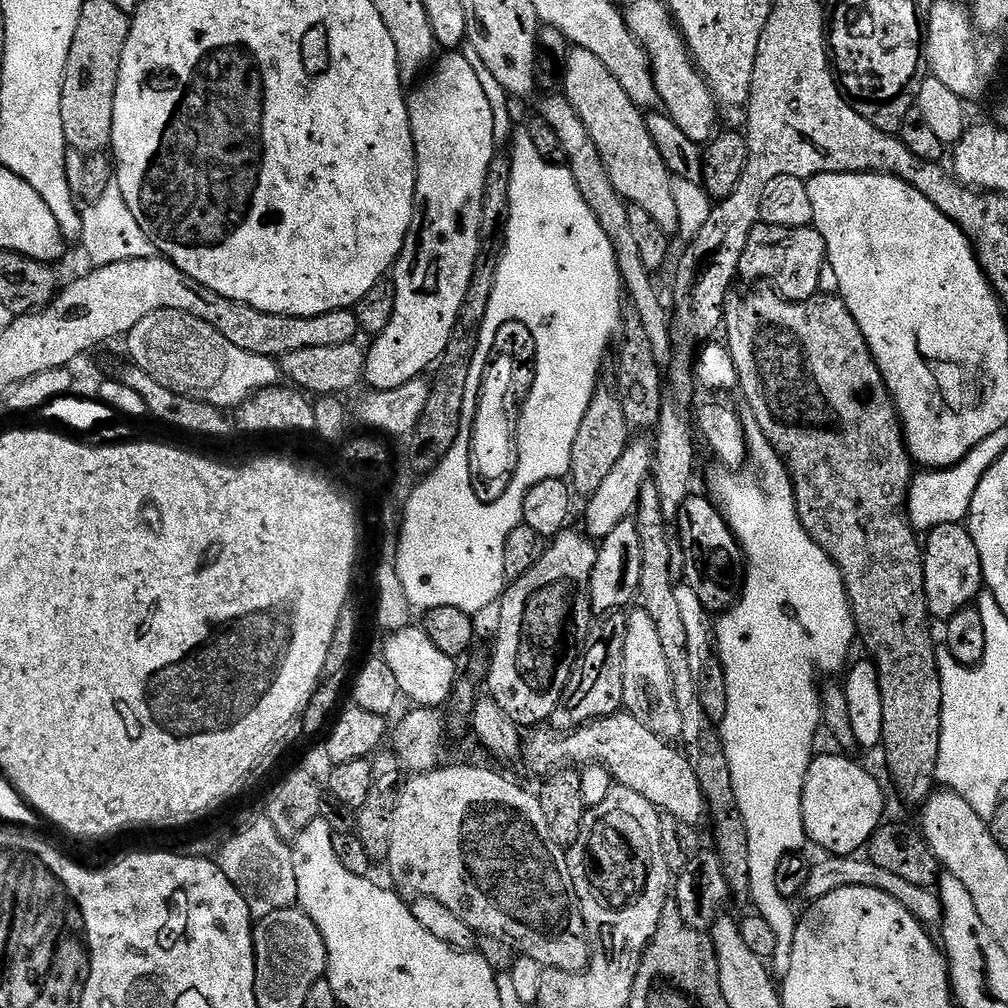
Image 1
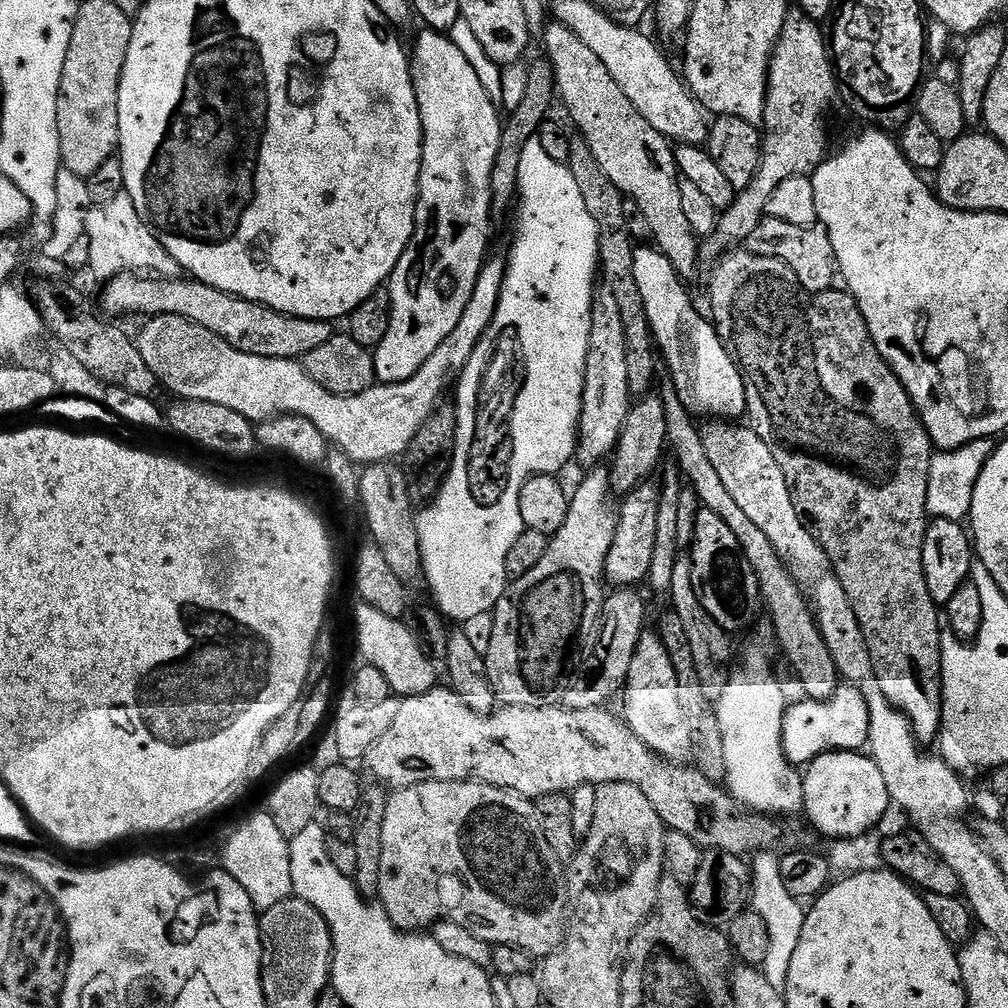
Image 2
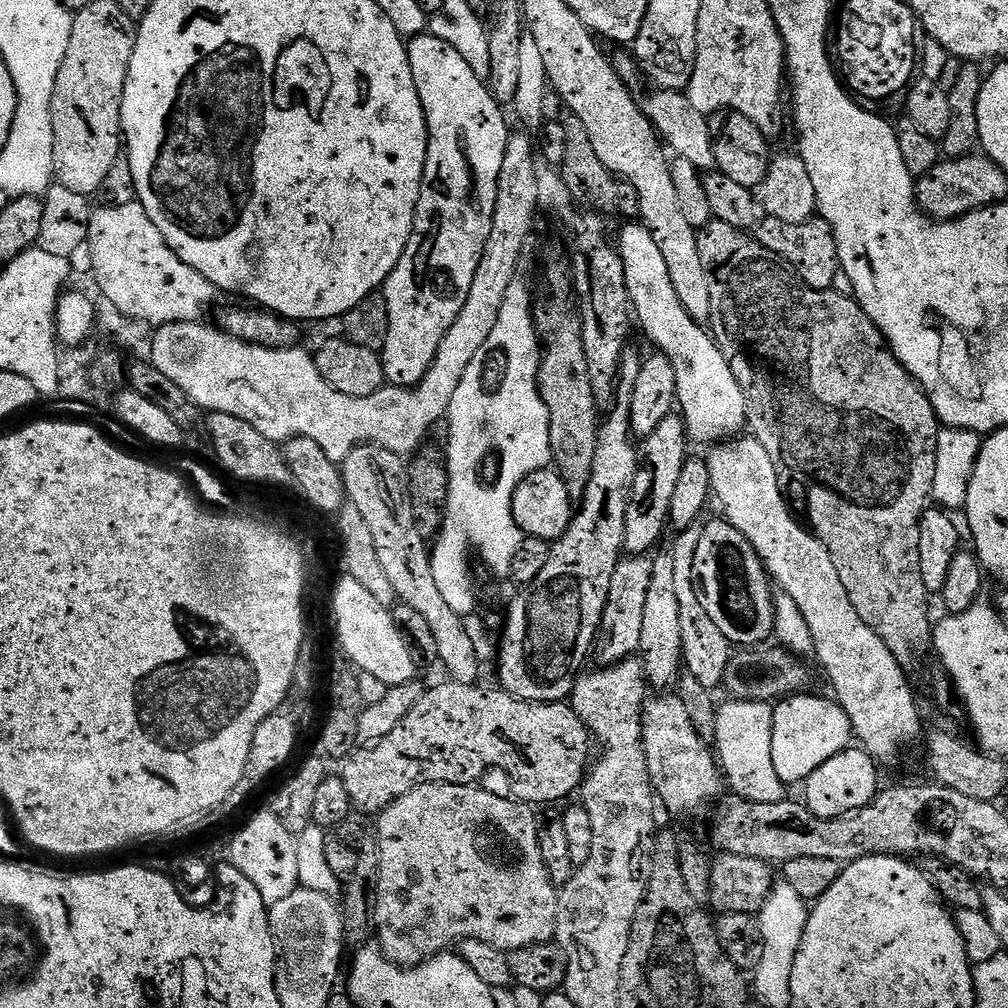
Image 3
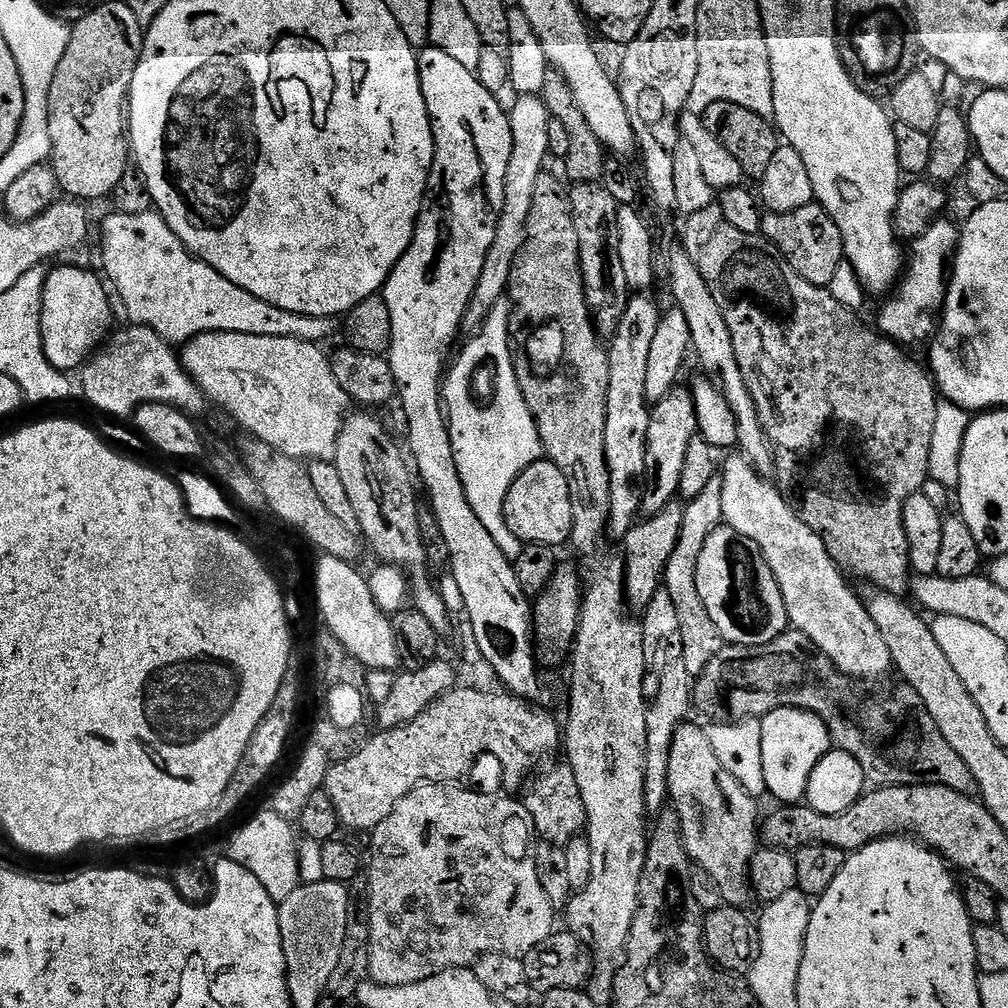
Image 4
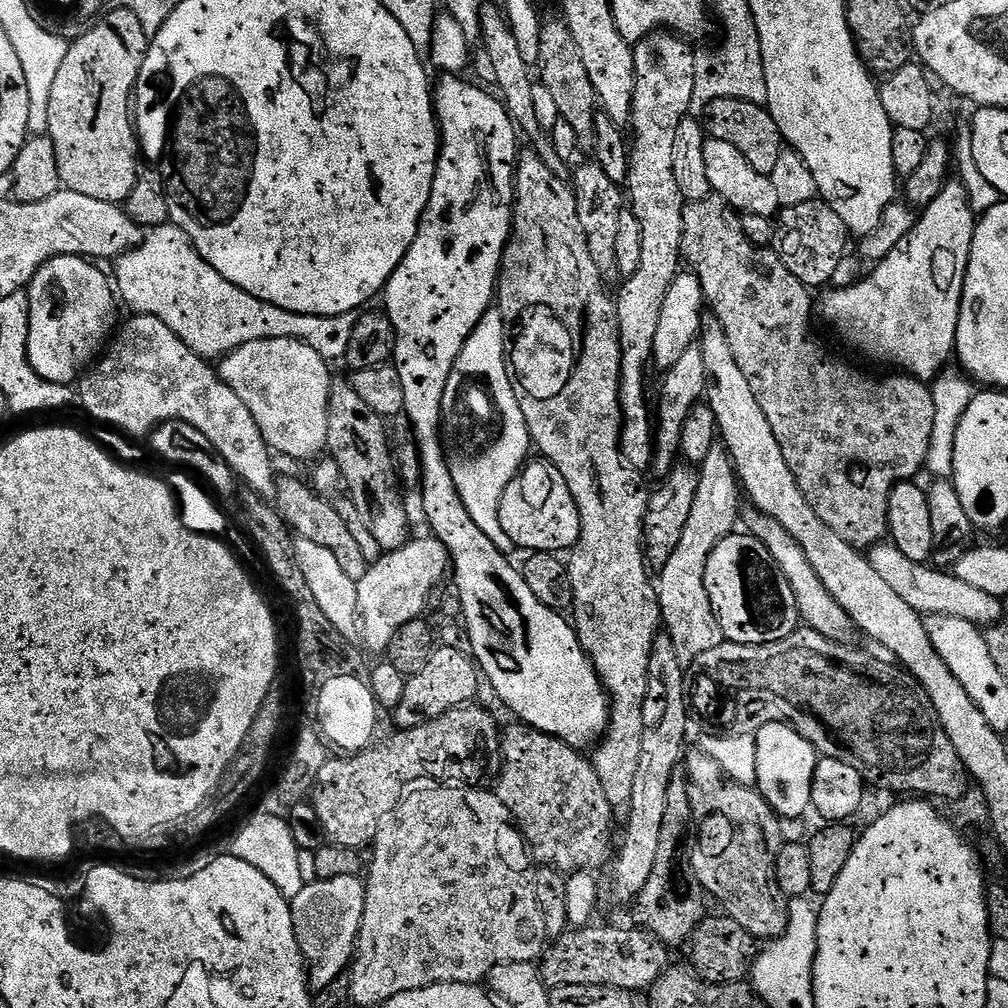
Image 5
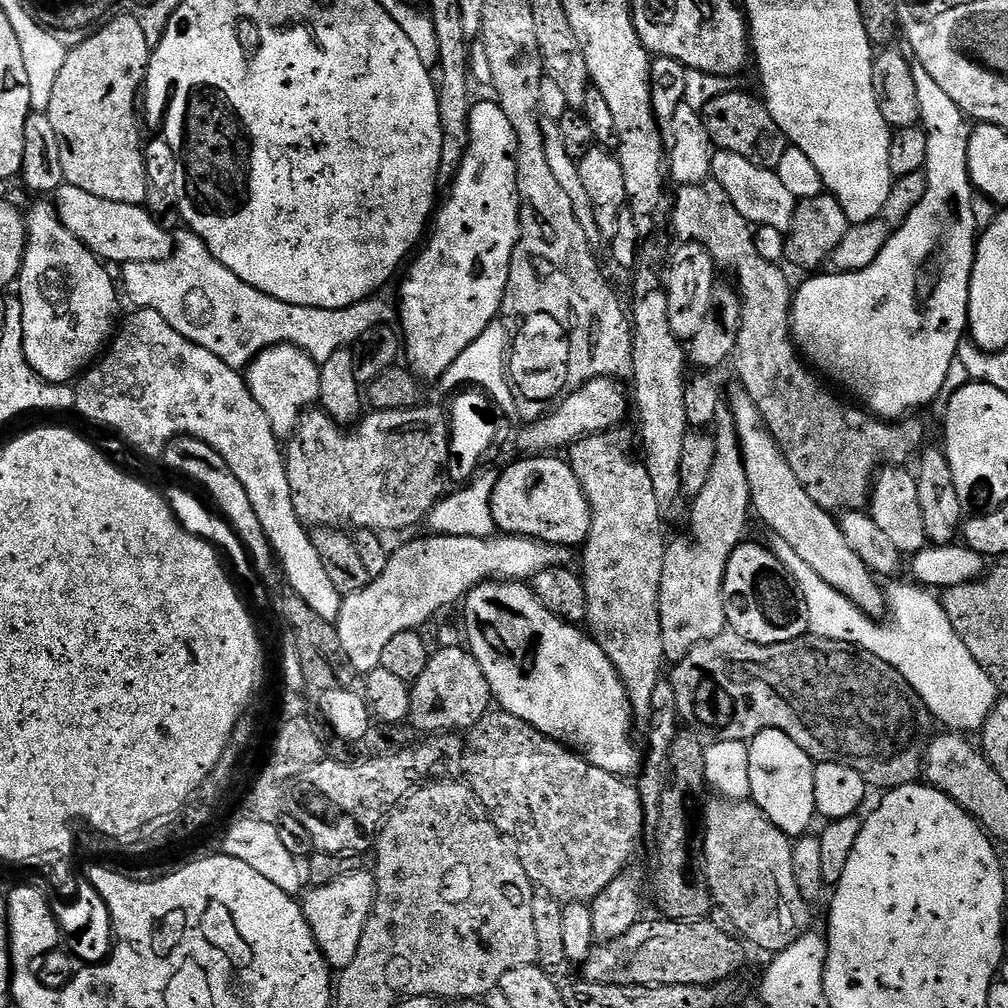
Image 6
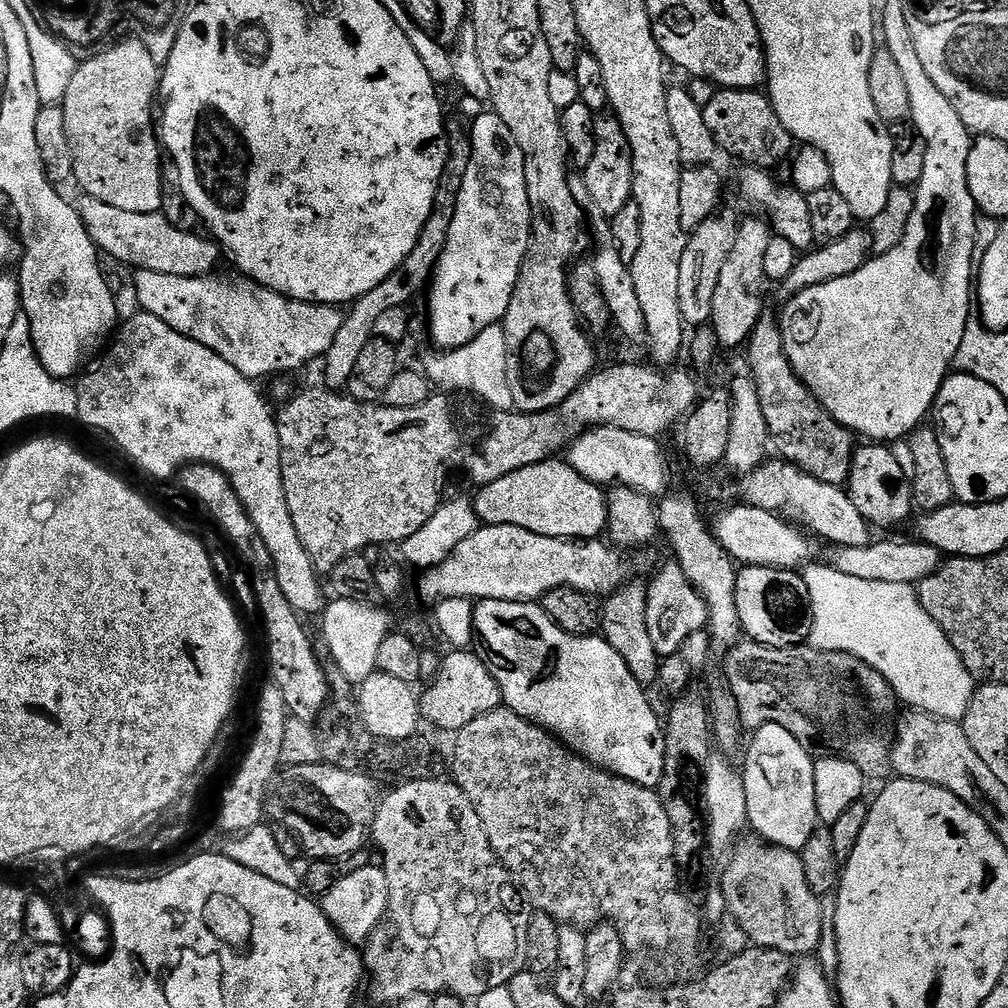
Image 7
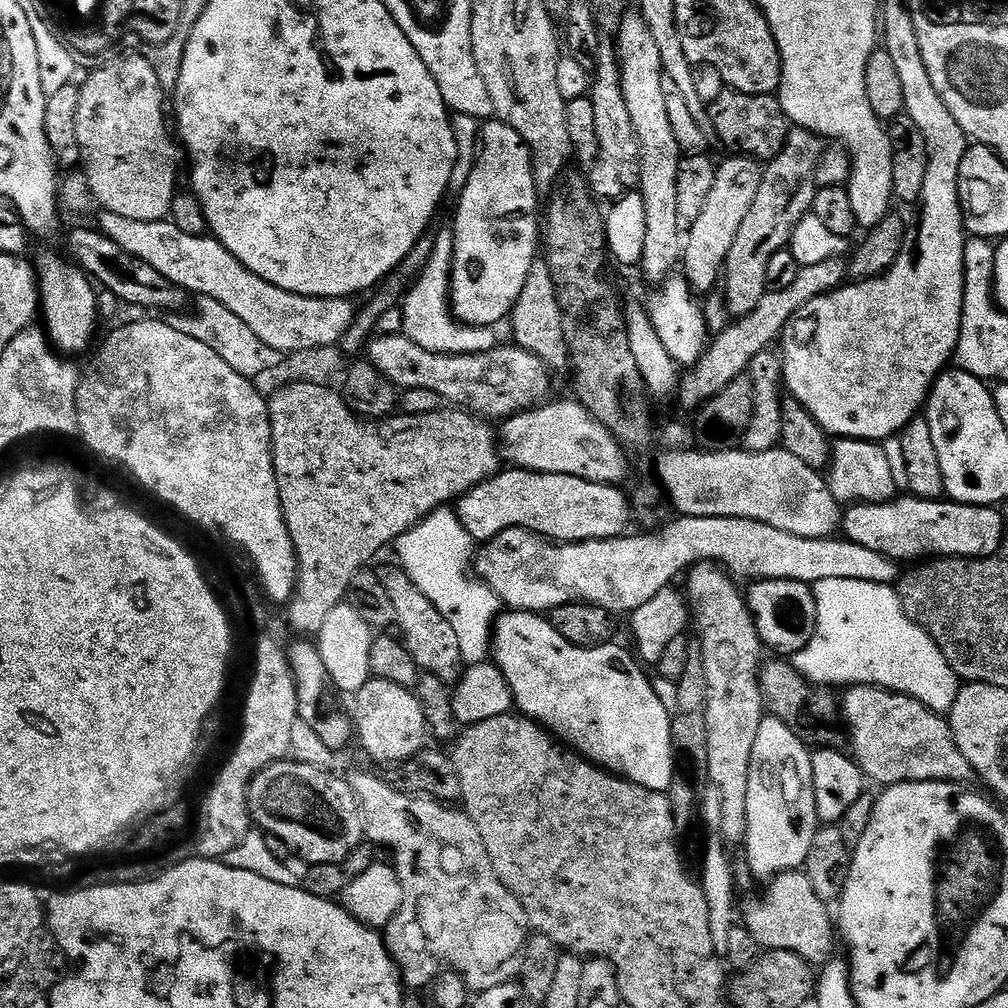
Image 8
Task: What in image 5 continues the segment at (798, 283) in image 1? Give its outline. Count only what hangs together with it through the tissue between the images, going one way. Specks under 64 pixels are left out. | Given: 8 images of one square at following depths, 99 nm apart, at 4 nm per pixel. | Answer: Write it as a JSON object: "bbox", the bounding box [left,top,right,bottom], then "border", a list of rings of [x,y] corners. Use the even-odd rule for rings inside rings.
{"bbox":[774,198,850,290],"border":[[[817,198],[802,202],[802,206],[781,207],[775,226],[774,250],[782,258],[786,270],[790,270],[790,274],[794,274],[794,278],[798,278],[798,282],[802,282],[810,290],[831,285],[831,280],[835,278],[836,271],[844,260],[850,233],[842,218],[834,214],[829,204]]]}

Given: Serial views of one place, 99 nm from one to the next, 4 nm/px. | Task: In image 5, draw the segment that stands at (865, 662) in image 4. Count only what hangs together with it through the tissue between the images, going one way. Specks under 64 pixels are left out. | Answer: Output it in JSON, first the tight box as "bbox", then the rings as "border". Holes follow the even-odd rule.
{"bbox":[742,508,856,643],"border":[[[748,508],[743,511],[742,522],[743,525],[745,523],[747,526],[745,528],[747,533],[755,537],[756,540],[760,540],[770,550],[775,564],[782,570],[786,580],[790,582],[803,623],[824,637],[831,638],[831,640],[840,643],[851,641],[852,634],[856,632],[852,620],[826,590],[822,580],[818,578],[818,574],[814,572],[814,568],[806,559],[806,554],[803,553],[802,548],[798,546],[794,538],[778,522],[755,508]]]}

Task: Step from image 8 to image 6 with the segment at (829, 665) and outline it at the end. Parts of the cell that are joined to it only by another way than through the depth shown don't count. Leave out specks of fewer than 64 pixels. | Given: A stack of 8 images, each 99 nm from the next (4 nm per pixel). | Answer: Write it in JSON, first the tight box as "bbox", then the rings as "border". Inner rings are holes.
{"bbox":[770,536,998,734],"border":[[[772,536],[770,540],[772,552],[790,570],[794,582],[802,590],[808,607],[808,630],[813,636],[821,636],[834,642],[853,644],[856,648],[874,654],[874,658],[882,658],[920,696],[921,705],[932,712],[948,730],[960,734],[979,733],[988,721],[988,715],[996,705],[998,689],[990,674],[974,662],[974,654],[966,650],[966,642],[954,630],[950,618],[944,612],[944,605],[936,600],[929,589],[914,582],[908,584],[892,584],[886,588],[886,619],[877,622],[867,616],[850,598],[846,598],[834,586],[822,582],[814,570],[784,539]]]}

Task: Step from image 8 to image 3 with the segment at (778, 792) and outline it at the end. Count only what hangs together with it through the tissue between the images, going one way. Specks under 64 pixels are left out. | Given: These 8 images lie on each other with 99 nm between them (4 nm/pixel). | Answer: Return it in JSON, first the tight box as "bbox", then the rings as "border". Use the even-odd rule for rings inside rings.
{"bbox":[772,694,853,786],"border":[[[797,694],[784,699],[772,709],[772,757],[774,770],[785,786],[799,785],[807,780],[822,762],[834,758],[853,743],[850,718],[835,699]]]}

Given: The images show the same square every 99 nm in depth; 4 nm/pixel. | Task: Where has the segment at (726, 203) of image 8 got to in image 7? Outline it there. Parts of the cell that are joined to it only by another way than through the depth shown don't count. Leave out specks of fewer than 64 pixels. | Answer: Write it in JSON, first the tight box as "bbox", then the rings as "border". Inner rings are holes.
{"bbox":[678,212,738,326],"border":[[[723,212],[713,215],[689,235],[686,254],[682,254],[678,306],[682,306],[682,318],[688,326],[707,324],[712,318],[714,289],[718,287],[718,278],[722,274],[723,264],[726,263],[726,254],[730,254],[730,246],[734,242],[738,227],[737,217],[734,218],[730,213]]]}

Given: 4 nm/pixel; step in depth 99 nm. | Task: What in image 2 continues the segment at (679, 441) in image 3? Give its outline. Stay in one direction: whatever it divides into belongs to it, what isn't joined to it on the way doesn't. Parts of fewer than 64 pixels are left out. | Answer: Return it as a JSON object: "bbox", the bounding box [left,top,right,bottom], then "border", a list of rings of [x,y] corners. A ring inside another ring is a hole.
{"bbox":[604,482,660,586],"border":[[[643,482],[619,501],[614,540],[610,542],[610,554],[606,558],[604,574],[612,586],[636,586],[647,581],[650,558],[654,558],[654,534],[658,532],[658,506],[660,490],[655,483]]]}

